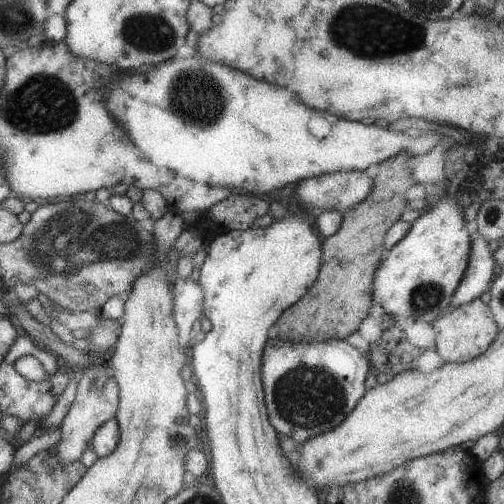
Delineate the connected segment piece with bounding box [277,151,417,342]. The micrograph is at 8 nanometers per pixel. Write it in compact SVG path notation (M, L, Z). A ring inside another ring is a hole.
M402 151L371 170L373 187L370 194L343 213L338 232L322 239L322 264L317 279L296 304L282 312L277 320L278 337L289 342L294 339L346 339L359 330L374 305L371 286L374 271L387 254L385 234L400 220L406 205L410 203L403 197L404 193L417 184L408 168L410 159L411 154Z

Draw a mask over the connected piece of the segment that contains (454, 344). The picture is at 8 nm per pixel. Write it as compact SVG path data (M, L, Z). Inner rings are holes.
M474 299L457 306L448 314L433 322L437 332L437 351L446 363L463 363L480 356L494 342L499 333L491 308L481 299Z

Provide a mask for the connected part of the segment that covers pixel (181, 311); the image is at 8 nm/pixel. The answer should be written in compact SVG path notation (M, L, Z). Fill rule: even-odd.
M177 277L173 284L173 319L176 323L179 334L179 345L182 349L192 346L192 326L198 318L203 318L203 306L205 301L205 294L199 282L194 282L190 278L183 279Z

